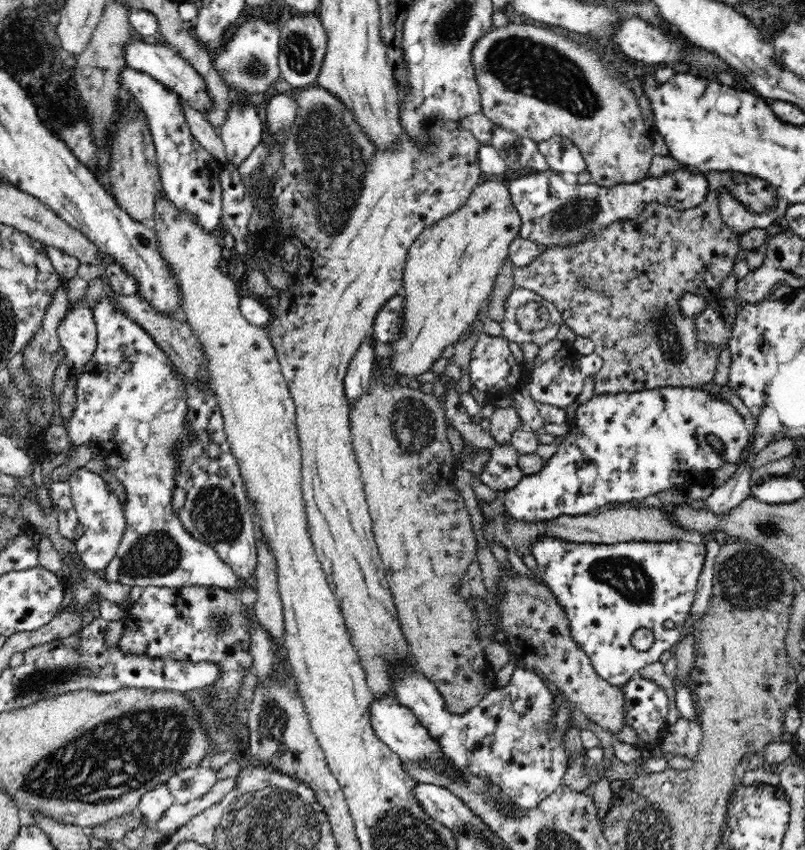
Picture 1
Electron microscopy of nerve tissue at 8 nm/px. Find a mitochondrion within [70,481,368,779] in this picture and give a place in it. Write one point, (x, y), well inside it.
(156, 553)

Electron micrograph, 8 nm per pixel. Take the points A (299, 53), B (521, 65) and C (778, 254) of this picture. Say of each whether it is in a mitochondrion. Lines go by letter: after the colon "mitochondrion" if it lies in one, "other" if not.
A: mitochondrion
B: mitochondrion
C: other

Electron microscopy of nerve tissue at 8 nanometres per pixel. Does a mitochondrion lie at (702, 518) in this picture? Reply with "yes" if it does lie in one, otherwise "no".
no

